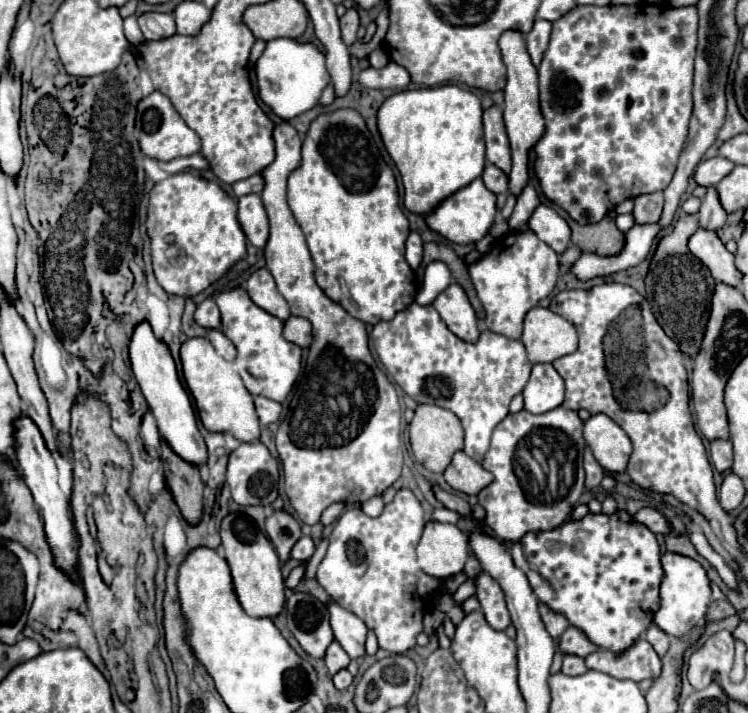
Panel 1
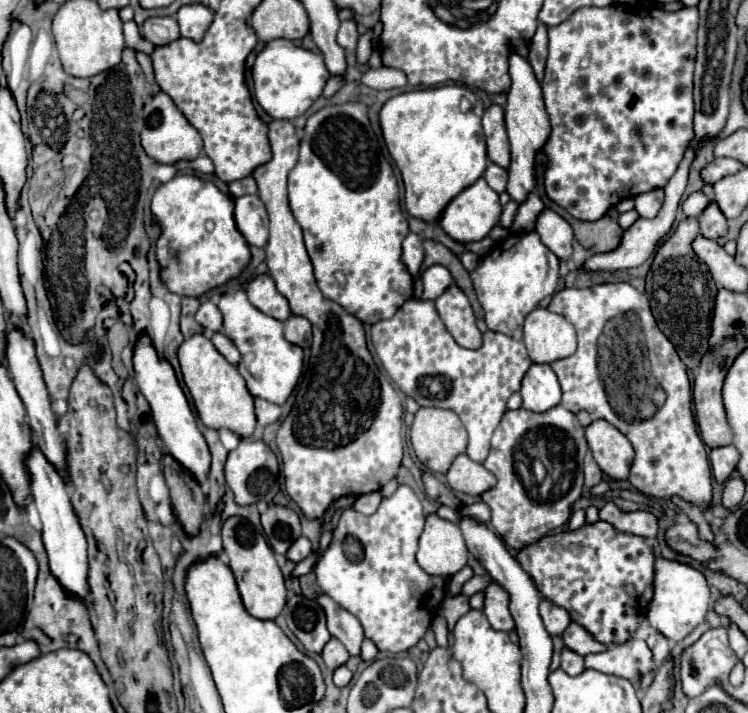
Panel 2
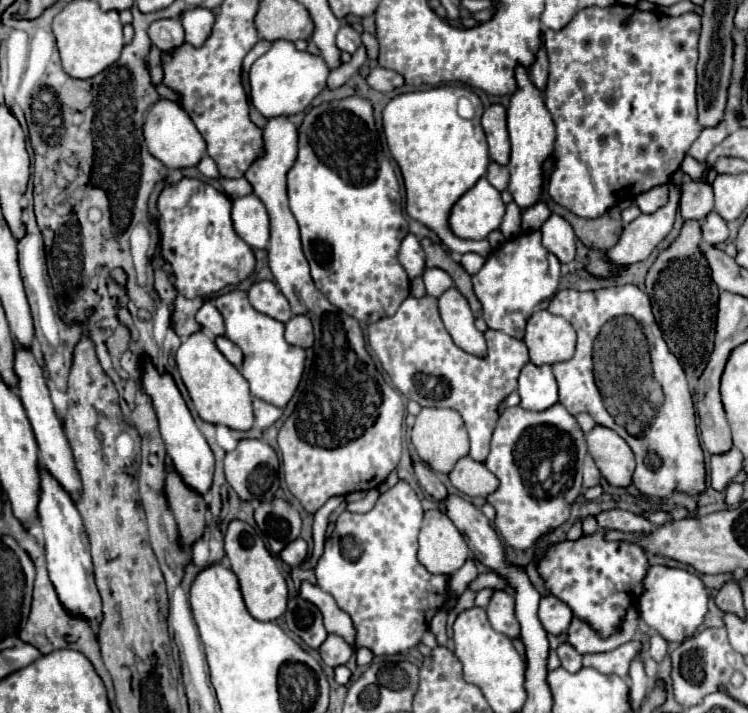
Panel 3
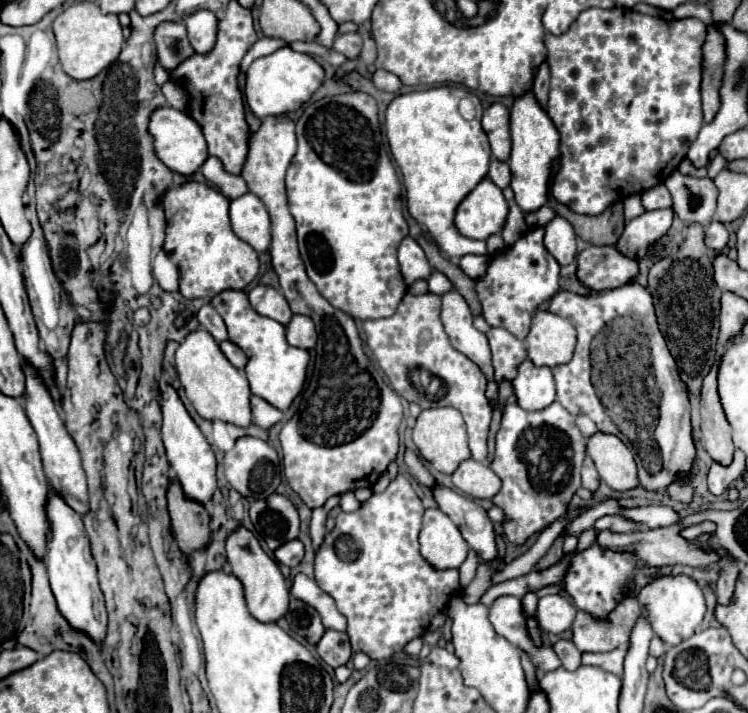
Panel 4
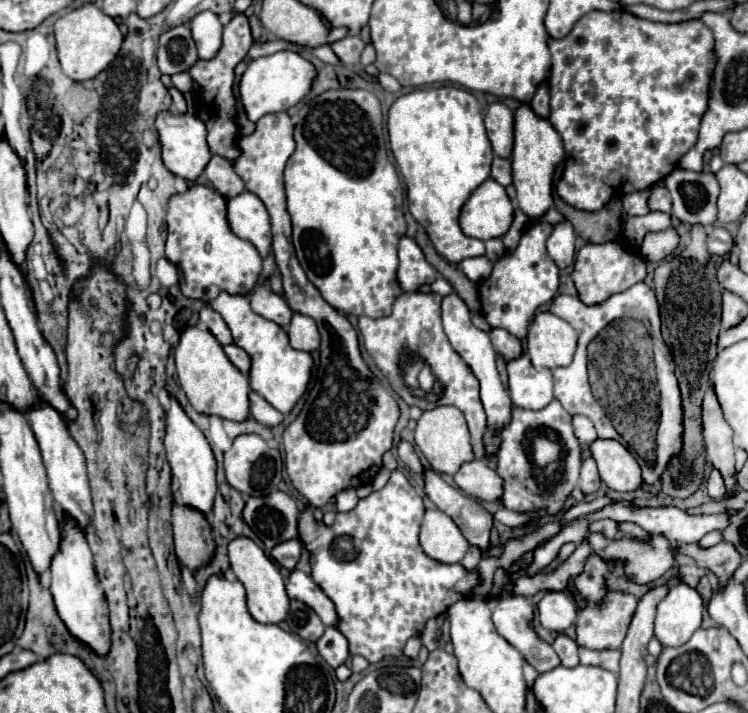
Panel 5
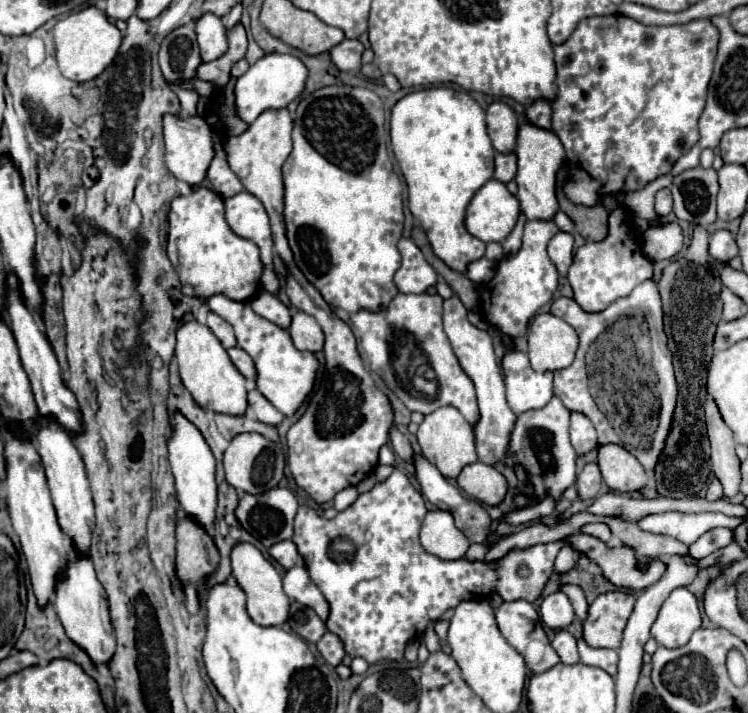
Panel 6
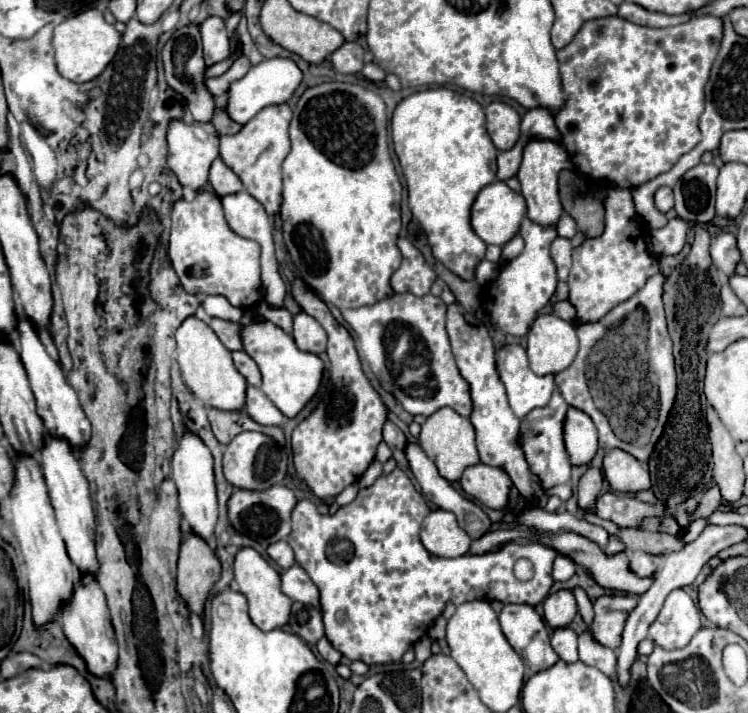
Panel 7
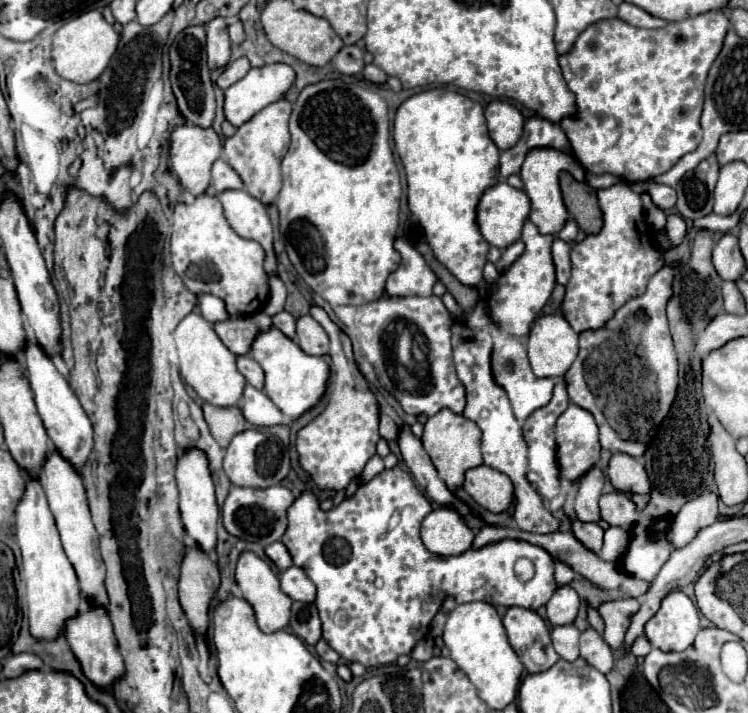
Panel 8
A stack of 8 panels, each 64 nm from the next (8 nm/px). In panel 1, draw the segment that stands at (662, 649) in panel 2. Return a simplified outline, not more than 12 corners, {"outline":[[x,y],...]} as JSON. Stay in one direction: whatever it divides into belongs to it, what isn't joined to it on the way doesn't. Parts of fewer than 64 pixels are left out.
{"outline":[[654,624],[646,632],[646,640],[664,656],[670,636]]}

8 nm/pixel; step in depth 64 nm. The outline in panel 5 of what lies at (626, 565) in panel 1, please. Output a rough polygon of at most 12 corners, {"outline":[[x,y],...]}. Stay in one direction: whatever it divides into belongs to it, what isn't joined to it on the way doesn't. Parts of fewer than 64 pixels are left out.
{"outline":[[590,554],[574,592],[594,606],[608,594],[606,576],[624,560]]}

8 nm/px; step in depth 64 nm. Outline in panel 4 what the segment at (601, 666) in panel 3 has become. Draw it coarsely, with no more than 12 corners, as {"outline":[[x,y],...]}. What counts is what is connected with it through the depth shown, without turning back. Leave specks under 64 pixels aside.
{"outline":[[628,646],[604,654],[582,654],[584,666],[622,676]]}

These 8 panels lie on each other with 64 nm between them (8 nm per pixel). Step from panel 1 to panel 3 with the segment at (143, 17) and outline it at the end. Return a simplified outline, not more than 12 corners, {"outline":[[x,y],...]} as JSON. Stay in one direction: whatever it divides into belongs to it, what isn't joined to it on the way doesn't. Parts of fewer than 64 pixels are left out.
{"outline":[[178,18],[152,22],[148,36],[160,50],[184,42]]}

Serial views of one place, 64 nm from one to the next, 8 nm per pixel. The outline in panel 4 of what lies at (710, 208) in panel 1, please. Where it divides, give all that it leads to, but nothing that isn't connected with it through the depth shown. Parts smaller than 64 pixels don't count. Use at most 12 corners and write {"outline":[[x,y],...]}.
{"outline":[[714,220],[706,226],[708,248],[720,252],[728,244],[726,226]]}

